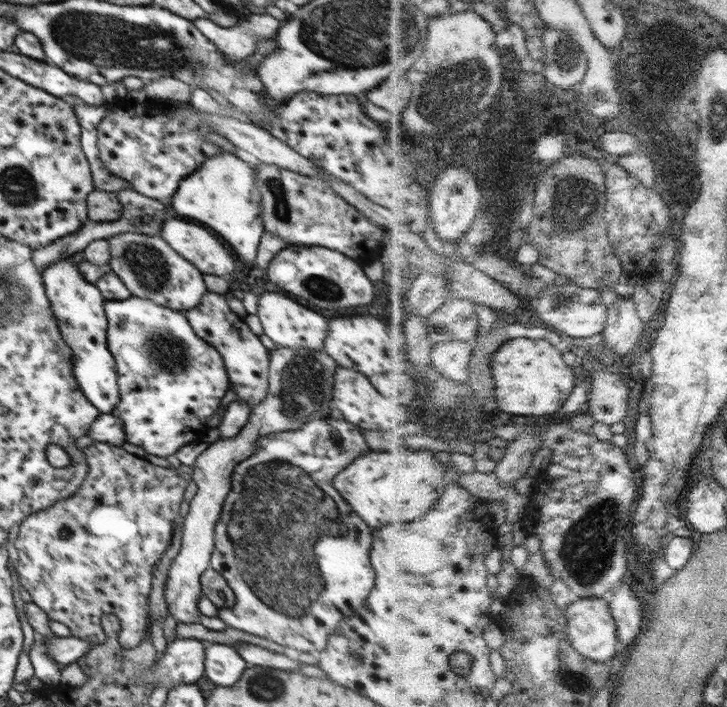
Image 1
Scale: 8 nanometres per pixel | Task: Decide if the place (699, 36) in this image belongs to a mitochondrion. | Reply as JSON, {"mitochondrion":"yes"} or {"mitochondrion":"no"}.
{"mitochondrion":"no"}

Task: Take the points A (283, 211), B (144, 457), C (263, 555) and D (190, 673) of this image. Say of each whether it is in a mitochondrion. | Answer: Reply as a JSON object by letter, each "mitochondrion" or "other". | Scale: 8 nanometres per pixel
{"A":"mitochondrion","B":"other","C":"mitochondrion","D":"other"}

